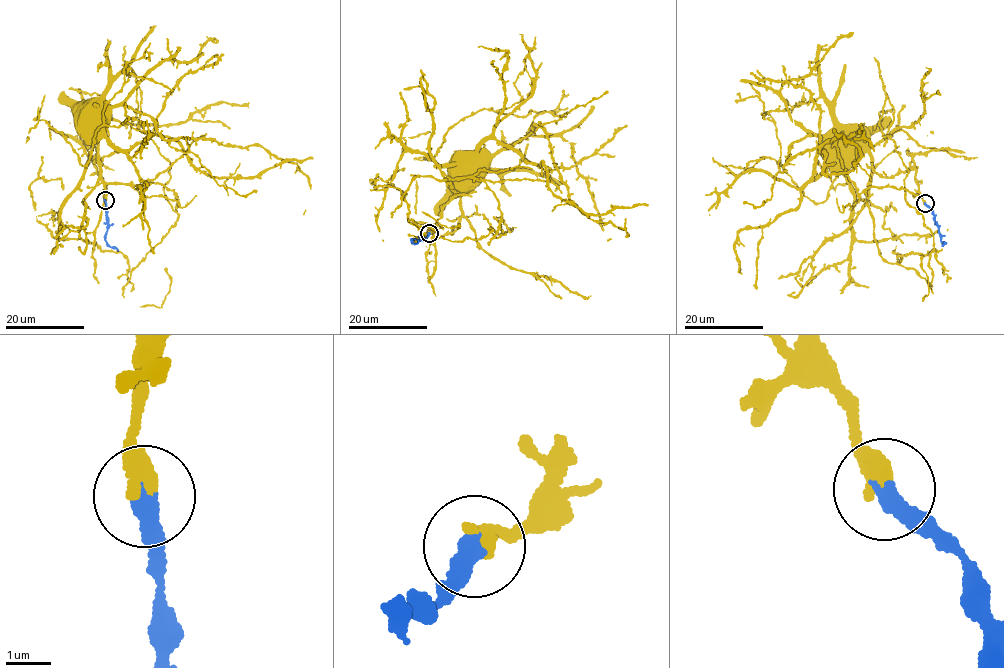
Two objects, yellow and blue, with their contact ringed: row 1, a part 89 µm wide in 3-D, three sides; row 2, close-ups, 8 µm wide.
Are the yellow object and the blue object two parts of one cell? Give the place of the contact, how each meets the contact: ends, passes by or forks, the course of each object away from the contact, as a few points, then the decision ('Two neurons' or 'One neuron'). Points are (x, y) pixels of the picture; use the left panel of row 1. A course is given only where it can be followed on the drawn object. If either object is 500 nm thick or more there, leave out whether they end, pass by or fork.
Place: (105, 200). At the ring yellow ends. At the ring blue ends. Course of yellow: (105, 199), (103, 178), (81, 142), (94, 147), (87, 148), (79, 138), (95, 118), (99, 122), (82, 131). Course of blue: (105, 199), (105, 241), (119, 250). One neuron

